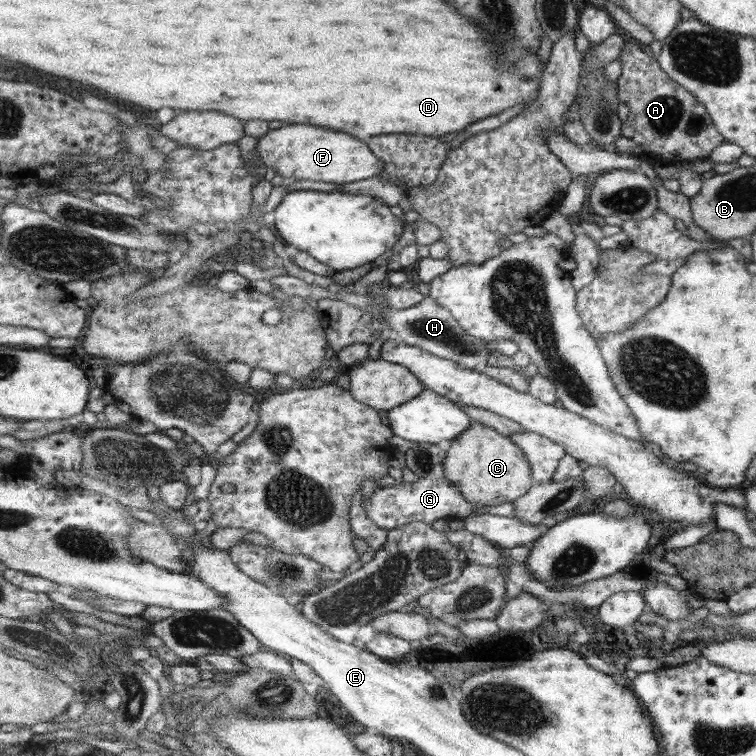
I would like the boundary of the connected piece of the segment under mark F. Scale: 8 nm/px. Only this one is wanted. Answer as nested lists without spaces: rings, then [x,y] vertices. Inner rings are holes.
[[[284,124],[285,128],[271,129],[258,139],[256,156],[267,168],[289,180],[321,180],[344,185],[379,176],[386,168],[369,143],[341,130],[325,130],[305,124]]]

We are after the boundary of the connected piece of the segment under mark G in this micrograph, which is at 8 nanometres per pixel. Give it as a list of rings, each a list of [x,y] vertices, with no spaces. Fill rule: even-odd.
[[[427,478],[421,479],[415,483],[404,483],[393,485],[392,487],[378,487],[365,504],[368,517],[373,520],[373,524],[381,526],[388,532],[399,529],[401,526],[413,524],[413,522],[425,522],[433,524],[435,520],[455,520],[459,518],[470,517],[474,514],[475,508],[479,505],[467,501],[461,490],[455,486],[450,479],[445,478]]]

